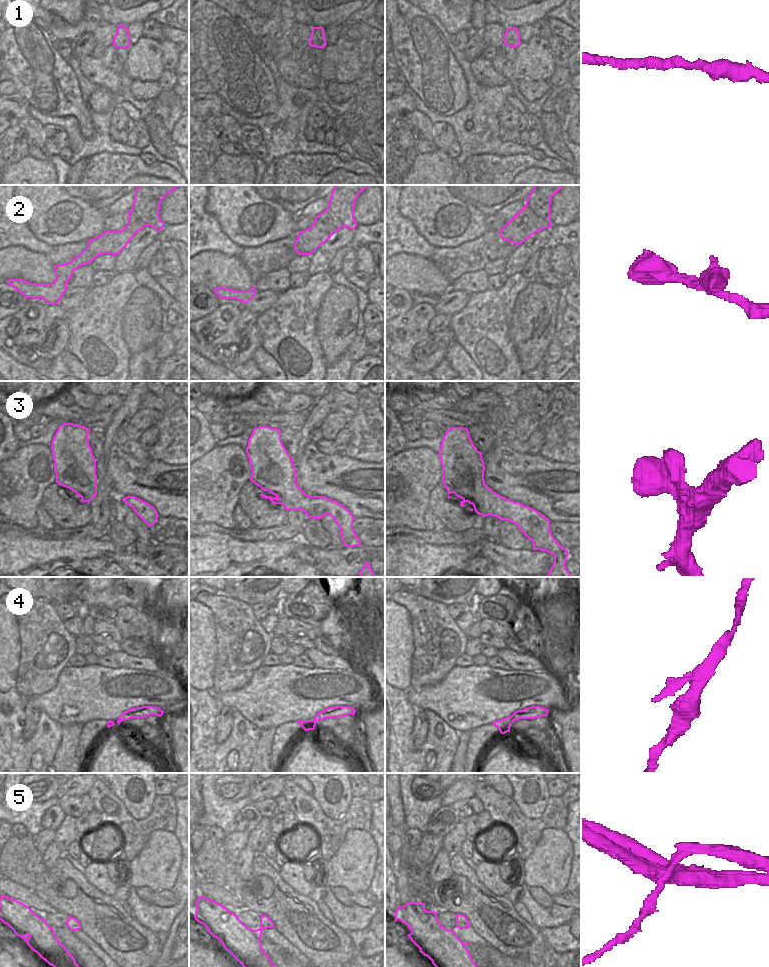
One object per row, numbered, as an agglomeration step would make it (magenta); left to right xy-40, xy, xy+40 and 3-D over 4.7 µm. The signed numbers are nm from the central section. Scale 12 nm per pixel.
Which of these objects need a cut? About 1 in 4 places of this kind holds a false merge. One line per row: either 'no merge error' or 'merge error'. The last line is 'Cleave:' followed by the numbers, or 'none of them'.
1: no merge error
2: no merge error
3: no merge error
4: merge error
5: merge error
Cleave: 4, 5

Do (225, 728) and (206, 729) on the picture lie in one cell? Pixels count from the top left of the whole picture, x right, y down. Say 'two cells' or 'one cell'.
two cells

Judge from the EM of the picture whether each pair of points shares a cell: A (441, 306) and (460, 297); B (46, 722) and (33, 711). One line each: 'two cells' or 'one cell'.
A: one cell
B: two cells

